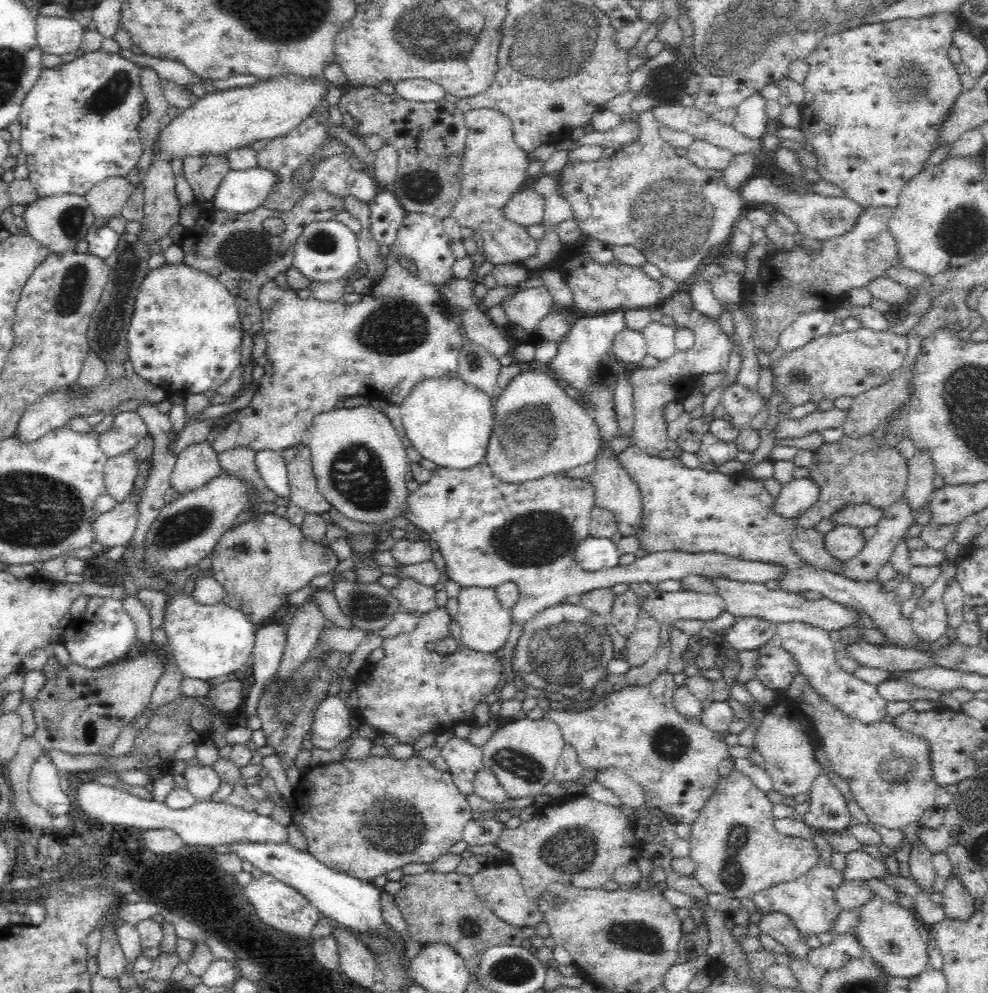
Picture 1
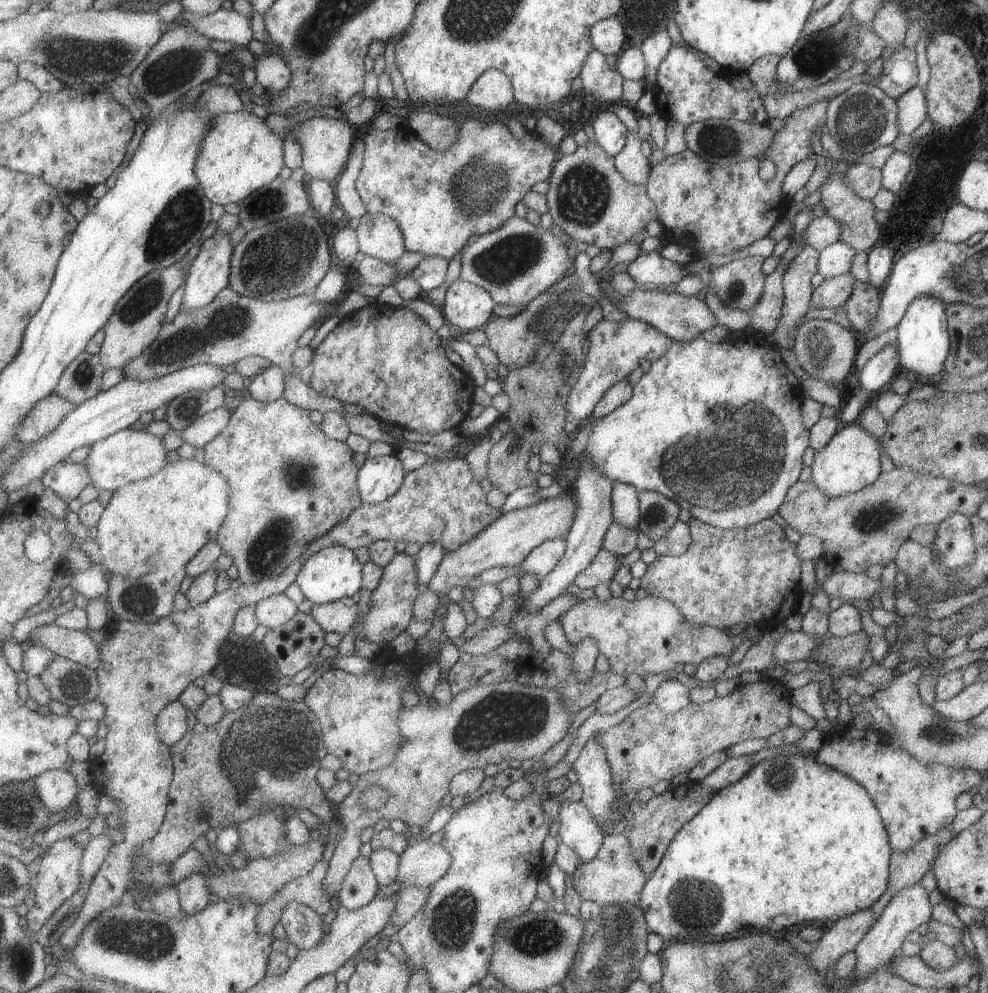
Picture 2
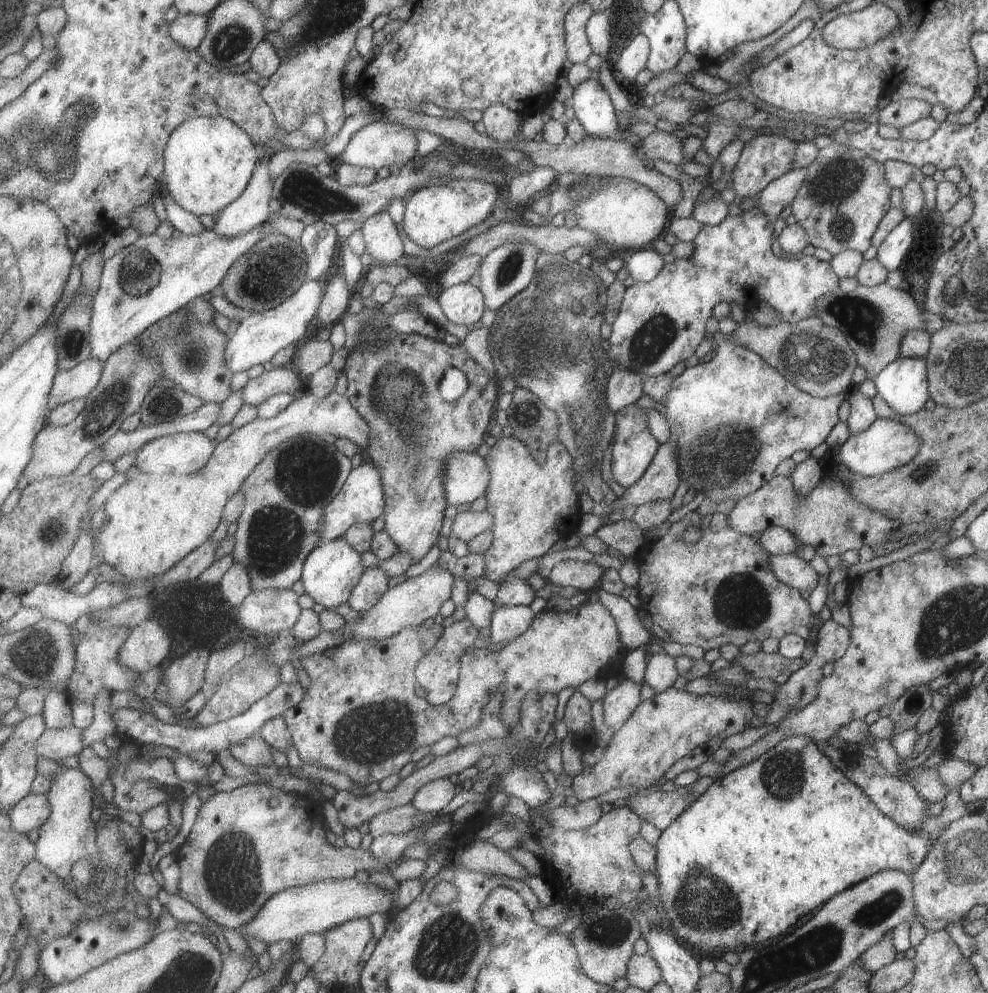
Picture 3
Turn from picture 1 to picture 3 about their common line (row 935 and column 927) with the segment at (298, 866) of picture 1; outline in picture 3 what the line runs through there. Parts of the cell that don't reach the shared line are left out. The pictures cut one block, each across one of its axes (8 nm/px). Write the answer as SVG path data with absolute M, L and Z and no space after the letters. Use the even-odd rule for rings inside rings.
M924 357L899 358L888 364L874 379L879 396L892 406L897 414L910 415L919 412L930 398L928 364Z

